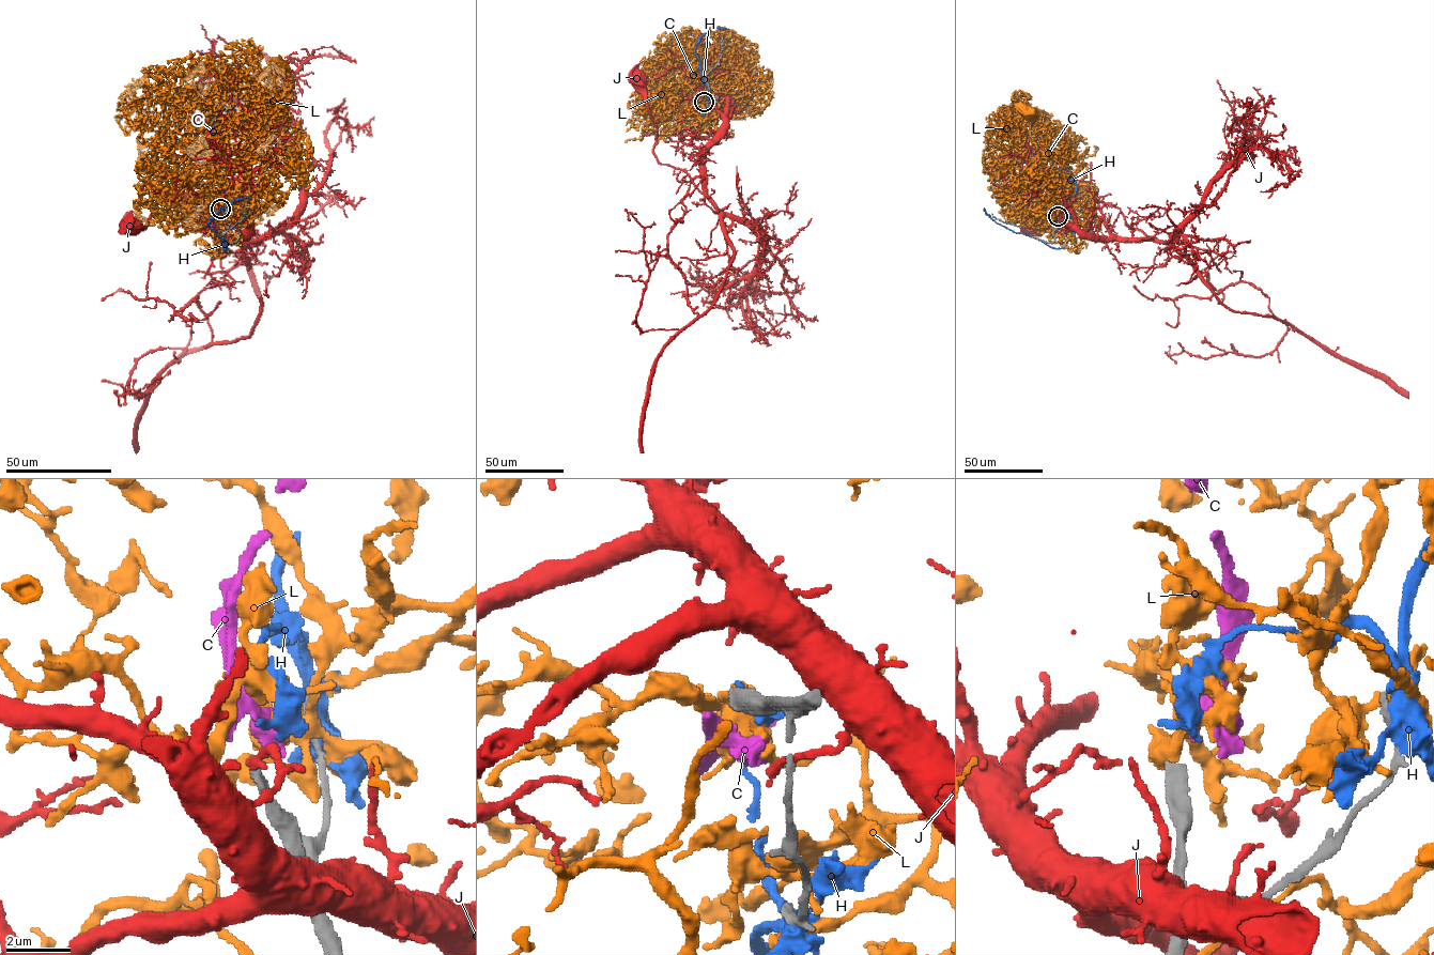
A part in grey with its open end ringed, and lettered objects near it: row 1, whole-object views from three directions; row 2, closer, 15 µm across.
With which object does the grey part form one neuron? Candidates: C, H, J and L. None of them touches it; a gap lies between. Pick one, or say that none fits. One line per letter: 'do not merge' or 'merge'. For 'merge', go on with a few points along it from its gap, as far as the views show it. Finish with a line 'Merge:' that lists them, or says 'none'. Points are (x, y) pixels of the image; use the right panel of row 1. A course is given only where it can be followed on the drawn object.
C: do not merge
H: do not merge
J: do not merge
L: do not merge
Merge: none

